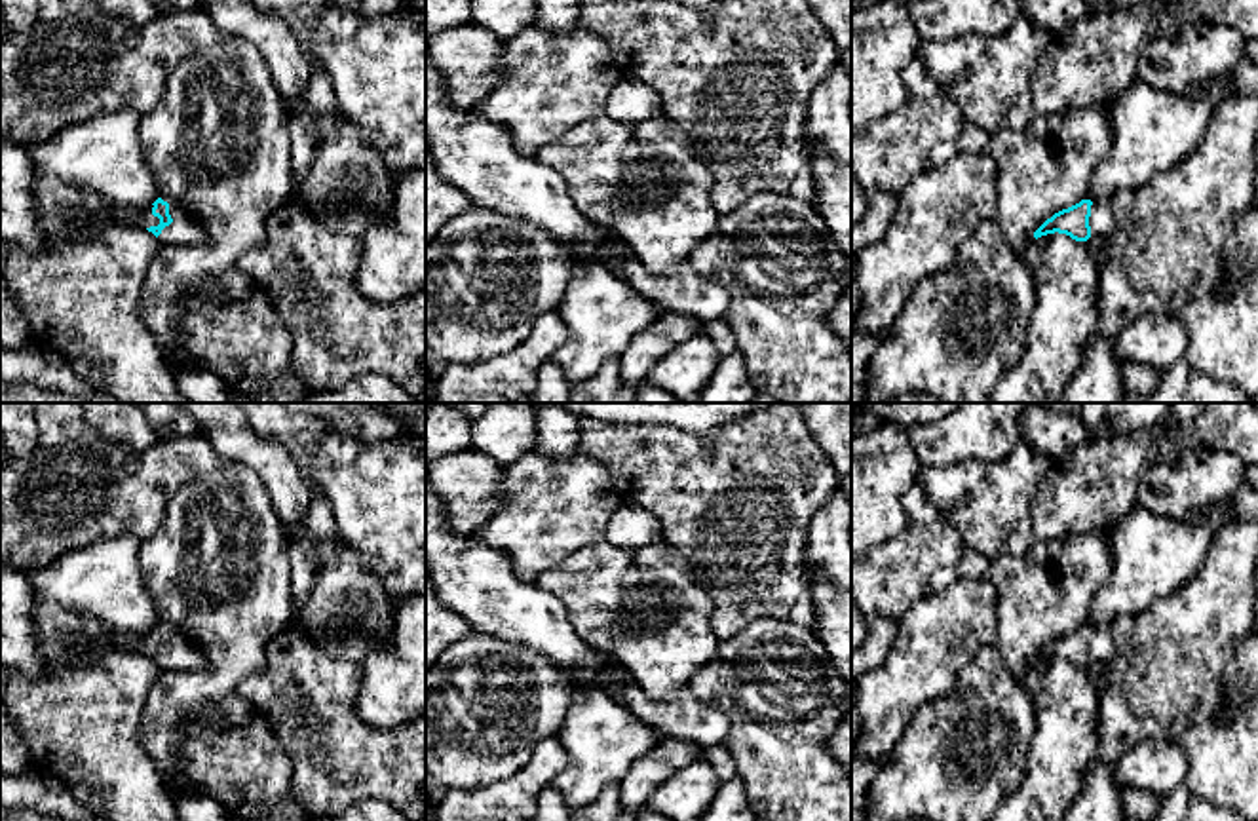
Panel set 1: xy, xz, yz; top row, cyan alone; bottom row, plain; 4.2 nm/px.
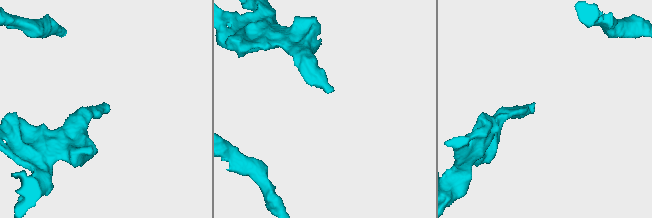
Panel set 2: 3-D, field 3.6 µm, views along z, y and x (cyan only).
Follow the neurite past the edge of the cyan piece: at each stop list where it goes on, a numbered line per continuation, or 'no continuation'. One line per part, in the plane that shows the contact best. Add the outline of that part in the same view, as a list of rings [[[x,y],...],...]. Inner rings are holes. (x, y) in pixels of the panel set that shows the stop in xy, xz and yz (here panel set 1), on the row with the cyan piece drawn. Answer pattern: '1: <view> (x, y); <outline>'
1: xy (185, 229); [[[162,200],[169,203],[173,222],[162,230],[158,241],[167,245],[201,245],[207,239],[207,234],[203,226],[190,215],[186,205],[179,200]]]

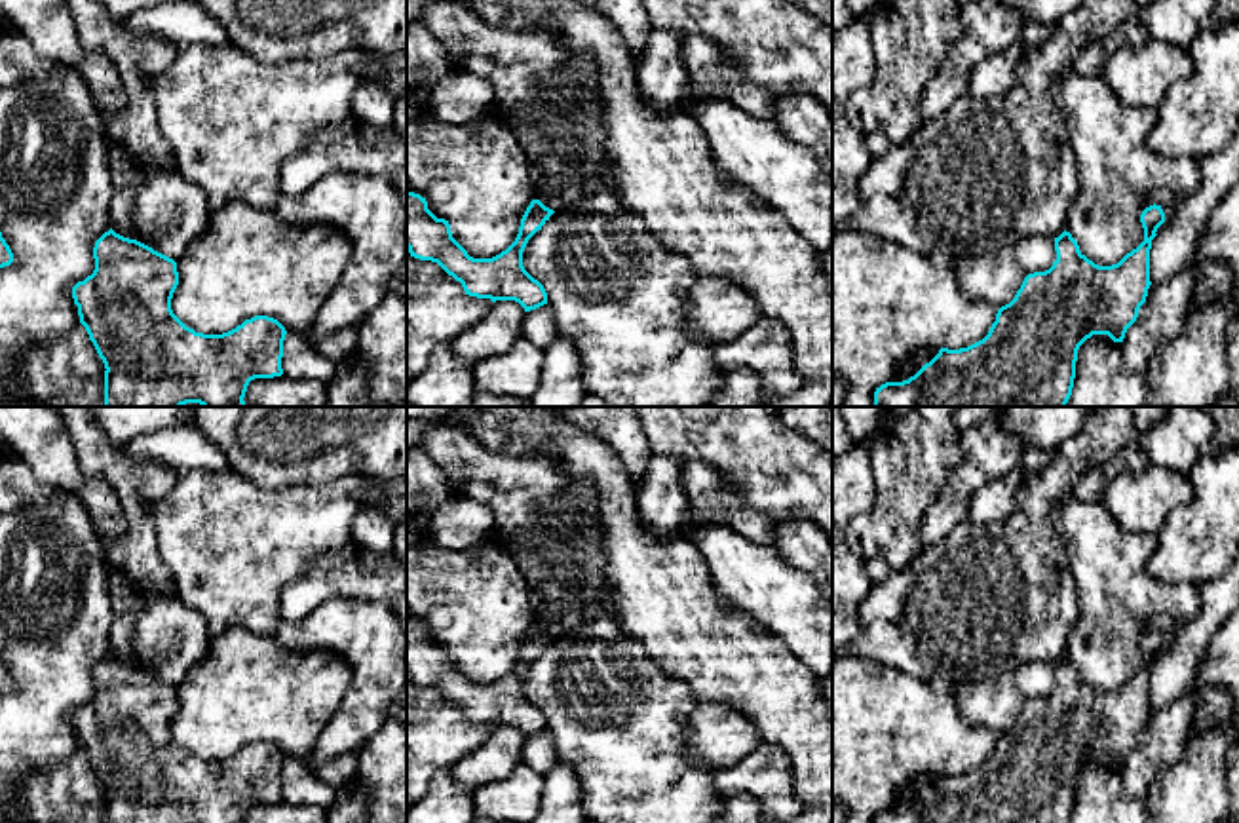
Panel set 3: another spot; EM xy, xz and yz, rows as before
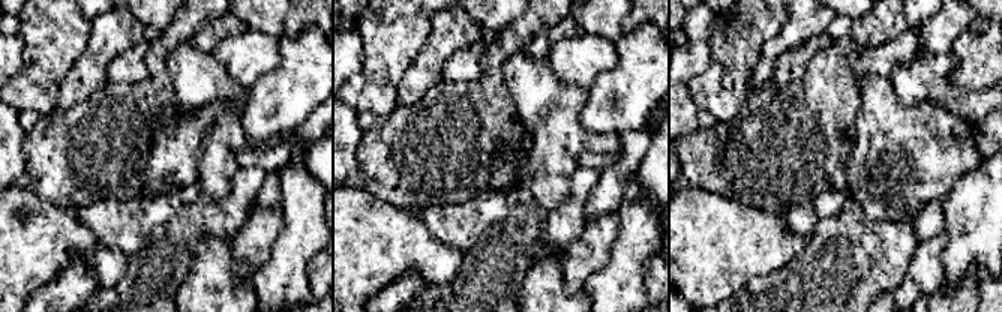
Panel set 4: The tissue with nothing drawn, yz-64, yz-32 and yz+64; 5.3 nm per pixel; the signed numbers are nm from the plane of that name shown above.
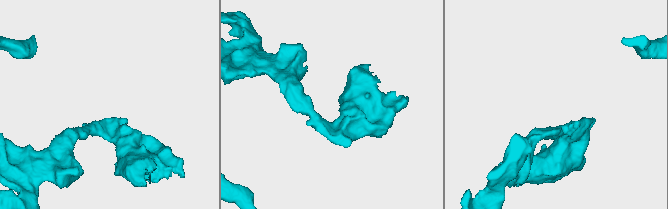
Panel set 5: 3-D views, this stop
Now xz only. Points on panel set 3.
no continuation

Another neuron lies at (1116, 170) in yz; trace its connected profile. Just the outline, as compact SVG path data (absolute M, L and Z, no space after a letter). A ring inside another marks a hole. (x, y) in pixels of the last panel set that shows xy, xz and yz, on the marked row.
M1070 67L1055 82L1053 95L1066 124L1077 171L1077 192L1066 213L1066 232L1077 241L1081 255L1095 264L1117 264L1144 241L1140 215L1153 205L1150 194L1167 190L1174 196L1169 205L1161 205L1165 222L1157 228L1155 234L1159 234L1171 222L1176 207L1201 188L1201 160L1153 152L1148 146L1148 135L1157 114L1125 108L1106 78L1083 76Z

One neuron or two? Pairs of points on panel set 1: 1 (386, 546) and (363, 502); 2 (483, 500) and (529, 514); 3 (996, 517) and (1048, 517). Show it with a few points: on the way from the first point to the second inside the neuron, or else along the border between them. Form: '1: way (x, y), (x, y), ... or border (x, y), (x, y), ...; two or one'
1: way (386, 534), (386, 525), (375, 514); one
2: border (506, 466), (500, 506), (474, 534); two
3: border (1044, 474), (1032, 502), (1034, 538); two

